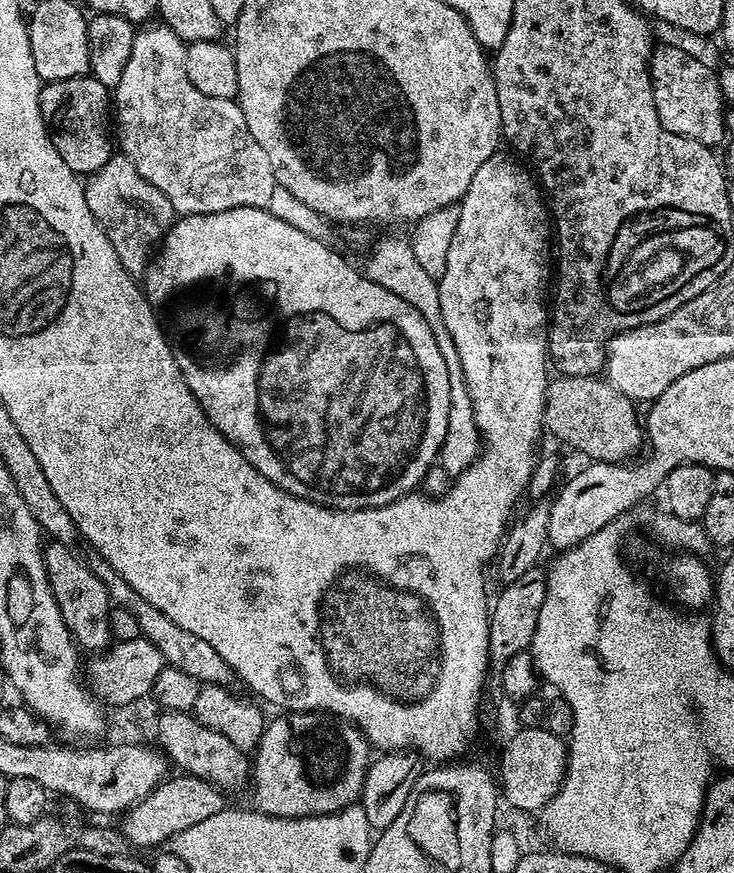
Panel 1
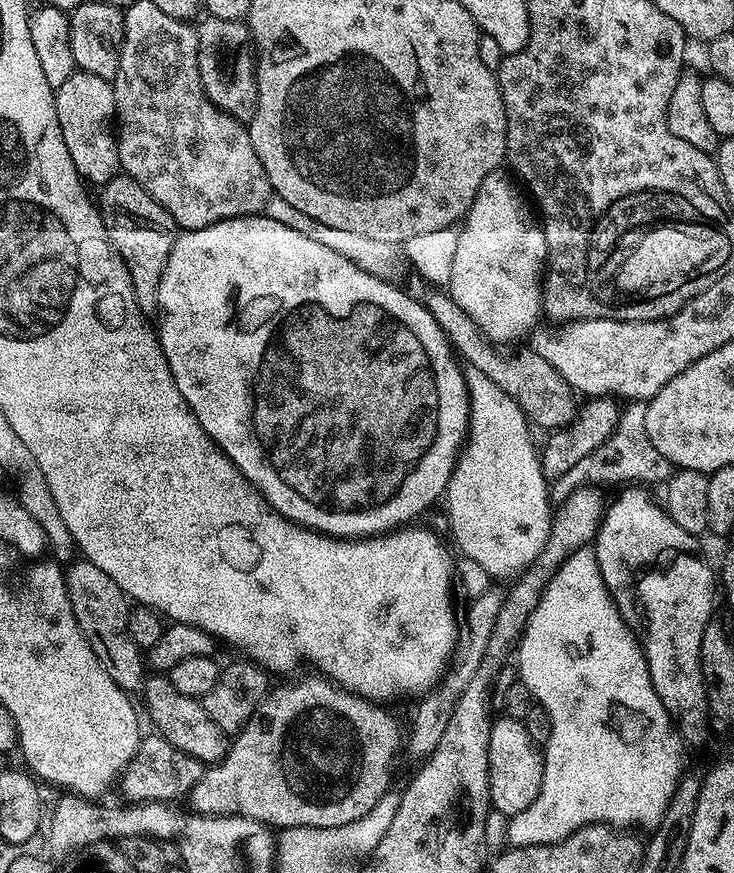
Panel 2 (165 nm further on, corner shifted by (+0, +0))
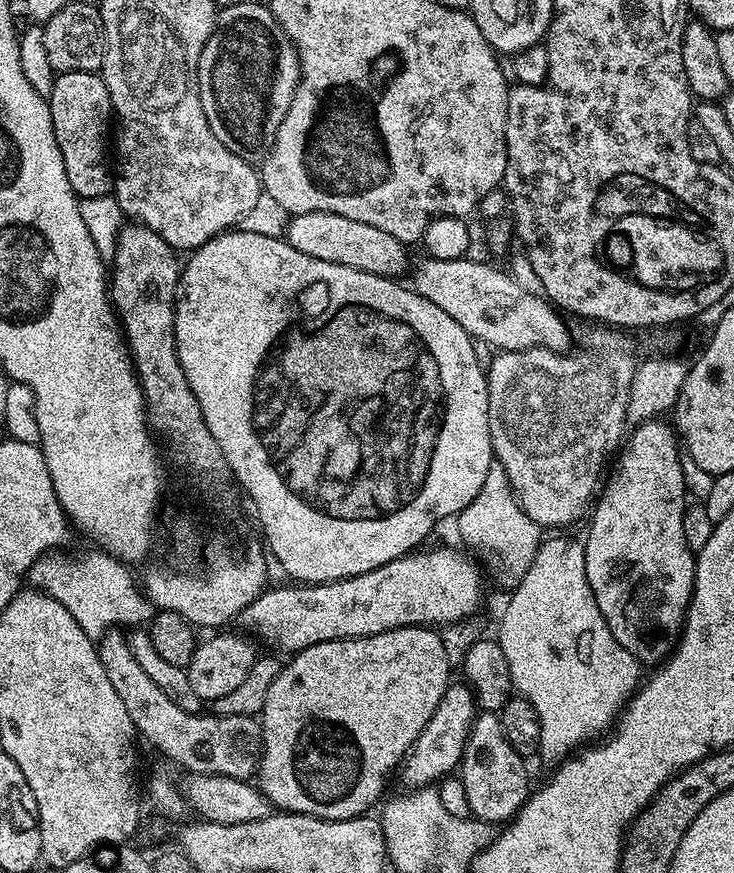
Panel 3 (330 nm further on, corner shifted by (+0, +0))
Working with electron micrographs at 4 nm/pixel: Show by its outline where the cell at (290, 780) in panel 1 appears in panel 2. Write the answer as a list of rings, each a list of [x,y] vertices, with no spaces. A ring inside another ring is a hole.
[[[317,674],[318,676],[304,676],[301,680],[296,680],[293,684],[284,684],[281,688],[273,687],[269,691],[268,695],[265,696],[264,700],[254,710],[254,714],[250,718],[250,722],[241,732],[235,733],[234,739],[228,745],[228,753],[225,754],[223,760],[219,764],[211,765],[205,771],[203,779],[200,780],[194,793],[194,804],[195,811],[200,812],[204,816],[245,816],[251,820],[257,820],[263,824],[267,824],[276,830],[283,830],[285,828],[337,828],[338,826],[346,826],[346,822],[354,822],[358,818],[362,818],[362,814],[366,814],[370,811],[375,804],[377,804],[387,792],[393,787],[392,784],[392,767],[396,764],[396,755],[399,754],[400,748],[402,752],[402,738],[400,742],[400,724],[383,708],[383,703],[377,702],[375,699],[369,698],[367,695],[361,695],[356,690],[349,690],[346,687],[341,687],[339,683],[333,682],[332,680],[325,678],[323,675]]]

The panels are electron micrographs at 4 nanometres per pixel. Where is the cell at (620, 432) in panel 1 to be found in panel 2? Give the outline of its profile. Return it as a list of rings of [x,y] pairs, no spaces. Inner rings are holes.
[[[420,278],[413,279],[406,284],[407,291],[424,305],[425,310],[434,318],[434,322],[438,322],[440,329],[448,335],[459,359],[467,367],[482,370],[482,374],[486,374],[490,382],[502,386],[502,390],[506,390],[506,394],[510,394],[510,398],[518,402],[525,417],[536,428],[538,426],[555,430],[571,422],[574,415],[574,389],[564,381],[562,374],[558,374],[558,370],[554,370],[554,366],[550,366],[550,362],[546,362],[546,358],[542,358],[542,354],[538,354],[531,346],[499,348],[496,345],[499,343],[477,326],[474,318],[470,318],[470,314],[466,314],[466,310],[462,310],[462,306],[452,300],[451,295],[443,287],[429,286]]]

